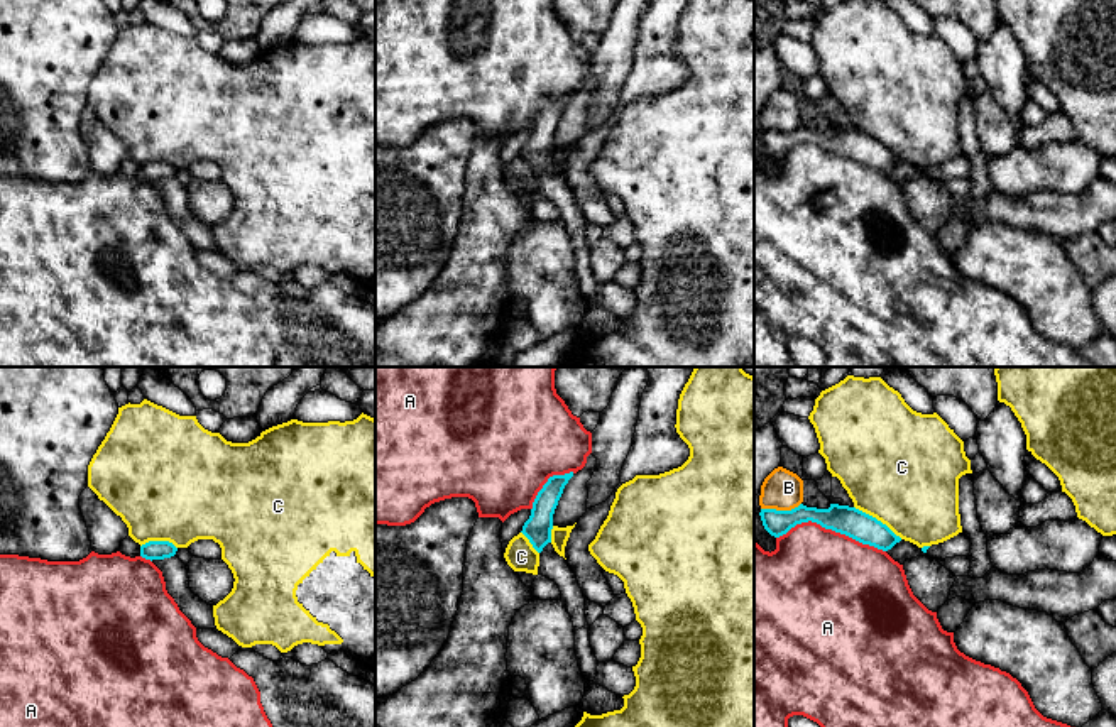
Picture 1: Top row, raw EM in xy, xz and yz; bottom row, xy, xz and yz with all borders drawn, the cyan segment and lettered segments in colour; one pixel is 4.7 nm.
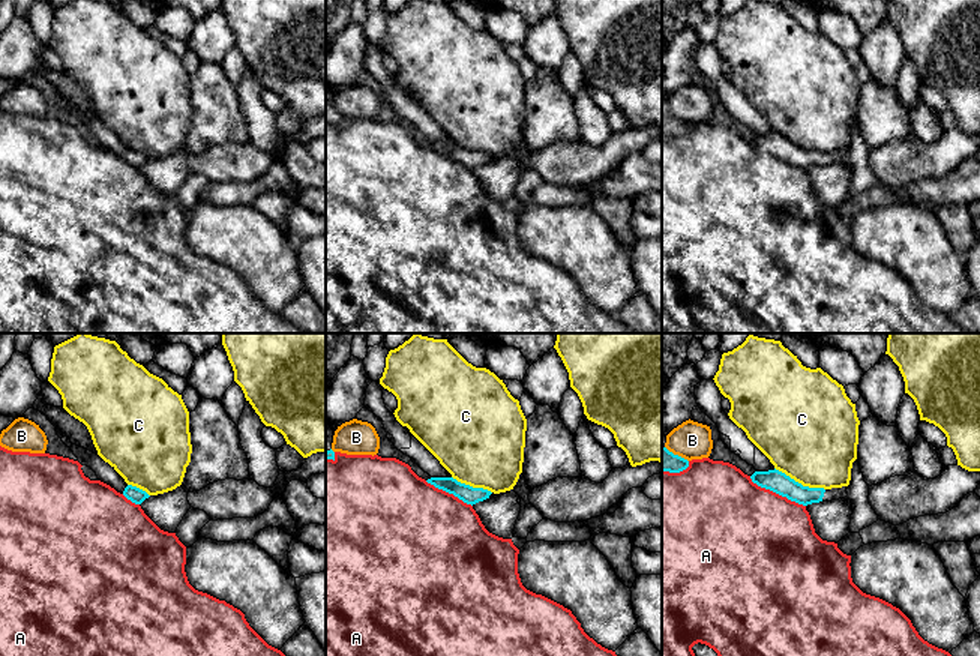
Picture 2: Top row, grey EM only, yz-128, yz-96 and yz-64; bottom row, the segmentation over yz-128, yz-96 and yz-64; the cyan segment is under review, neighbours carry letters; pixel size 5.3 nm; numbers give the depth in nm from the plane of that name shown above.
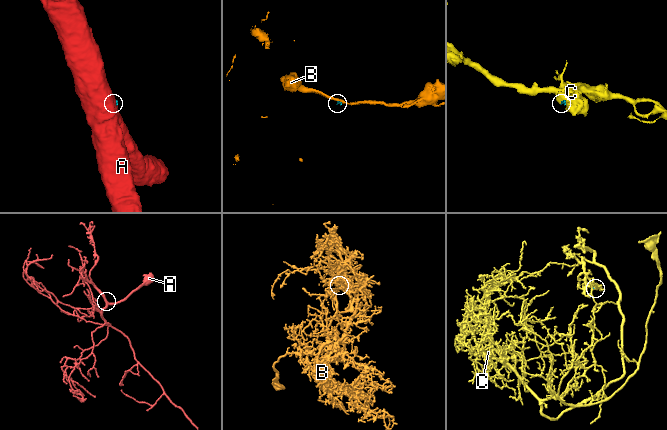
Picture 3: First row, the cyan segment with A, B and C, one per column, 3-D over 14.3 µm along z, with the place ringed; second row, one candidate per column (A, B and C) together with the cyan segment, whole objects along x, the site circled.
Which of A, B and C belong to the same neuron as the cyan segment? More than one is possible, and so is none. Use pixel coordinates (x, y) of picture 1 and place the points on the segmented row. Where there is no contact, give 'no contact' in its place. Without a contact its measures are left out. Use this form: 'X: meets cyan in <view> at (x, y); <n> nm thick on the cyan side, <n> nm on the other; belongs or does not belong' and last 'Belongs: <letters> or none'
A: meets cyan in yz at (831, 528); 140 nm thick on the cyan side, 480 nm on the other; does not belong
B: meets cyan in yz at (780, 511); 120 nm thick on the cyan side, 190 nm on the other; does not belong
C: meets cyan in yz at (876, 519); 140 nm thick on the cyan side, 500 nm on the other; does not belong
Belongs: none

